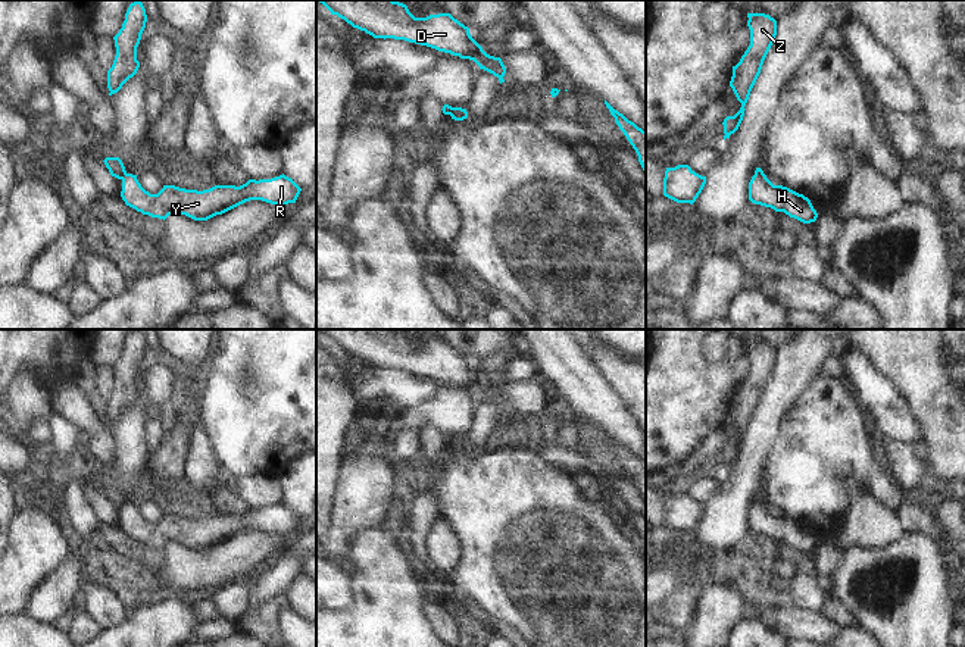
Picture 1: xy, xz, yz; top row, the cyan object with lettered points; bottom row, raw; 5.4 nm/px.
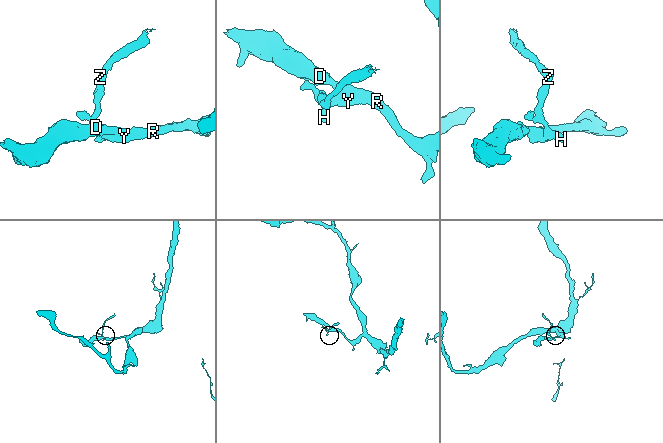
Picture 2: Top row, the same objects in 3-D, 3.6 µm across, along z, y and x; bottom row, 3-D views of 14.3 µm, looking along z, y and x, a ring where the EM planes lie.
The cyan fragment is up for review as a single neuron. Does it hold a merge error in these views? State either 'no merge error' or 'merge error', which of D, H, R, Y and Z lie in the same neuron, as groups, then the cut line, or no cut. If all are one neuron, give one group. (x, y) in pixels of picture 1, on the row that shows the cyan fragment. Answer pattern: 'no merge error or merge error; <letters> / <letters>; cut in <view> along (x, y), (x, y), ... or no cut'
merge error; D H R Y / Z; cut in xy along (125, 172), (121, 178)

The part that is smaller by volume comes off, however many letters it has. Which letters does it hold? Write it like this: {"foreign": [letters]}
{"foreign": ["Z"]}

